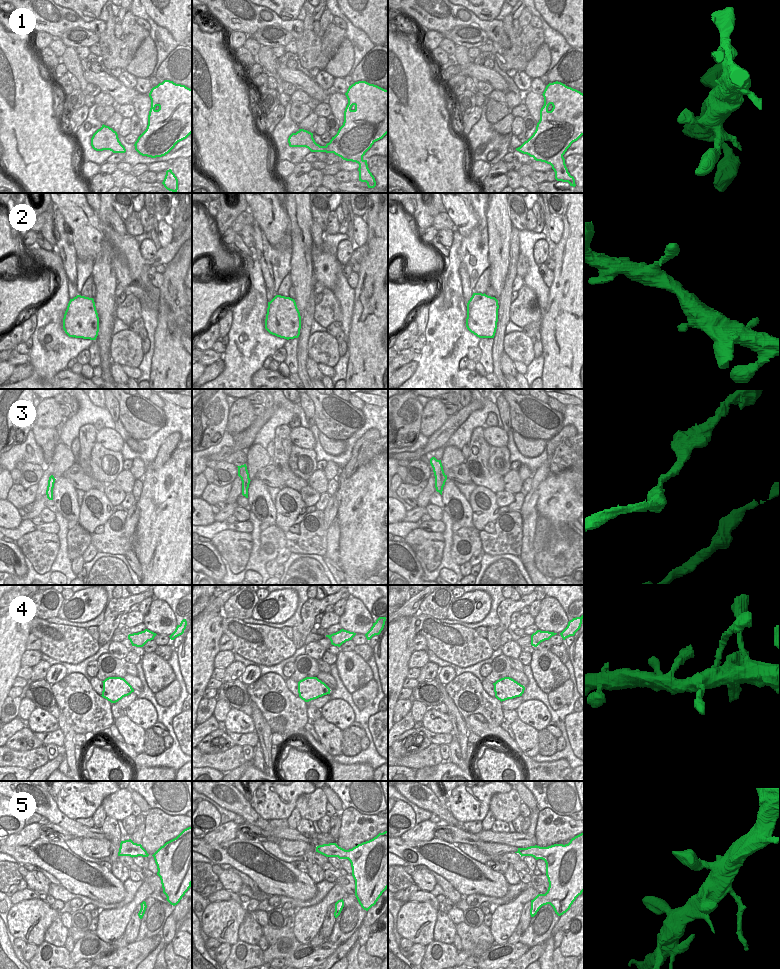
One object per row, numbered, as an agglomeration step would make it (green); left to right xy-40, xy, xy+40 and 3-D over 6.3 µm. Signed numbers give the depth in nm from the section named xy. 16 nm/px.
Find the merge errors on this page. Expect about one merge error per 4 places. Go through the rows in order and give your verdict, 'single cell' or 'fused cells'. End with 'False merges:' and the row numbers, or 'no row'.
1: single cell
2: single cell
3: single cell
4: single cell
5: single cell
False merges: no row

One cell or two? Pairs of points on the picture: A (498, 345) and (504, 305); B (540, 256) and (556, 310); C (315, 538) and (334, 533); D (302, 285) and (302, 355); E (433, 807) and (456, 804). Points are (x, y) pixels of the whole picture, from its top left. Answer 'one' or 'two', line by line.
A: one
B: two
C: two
D: two
E: two

